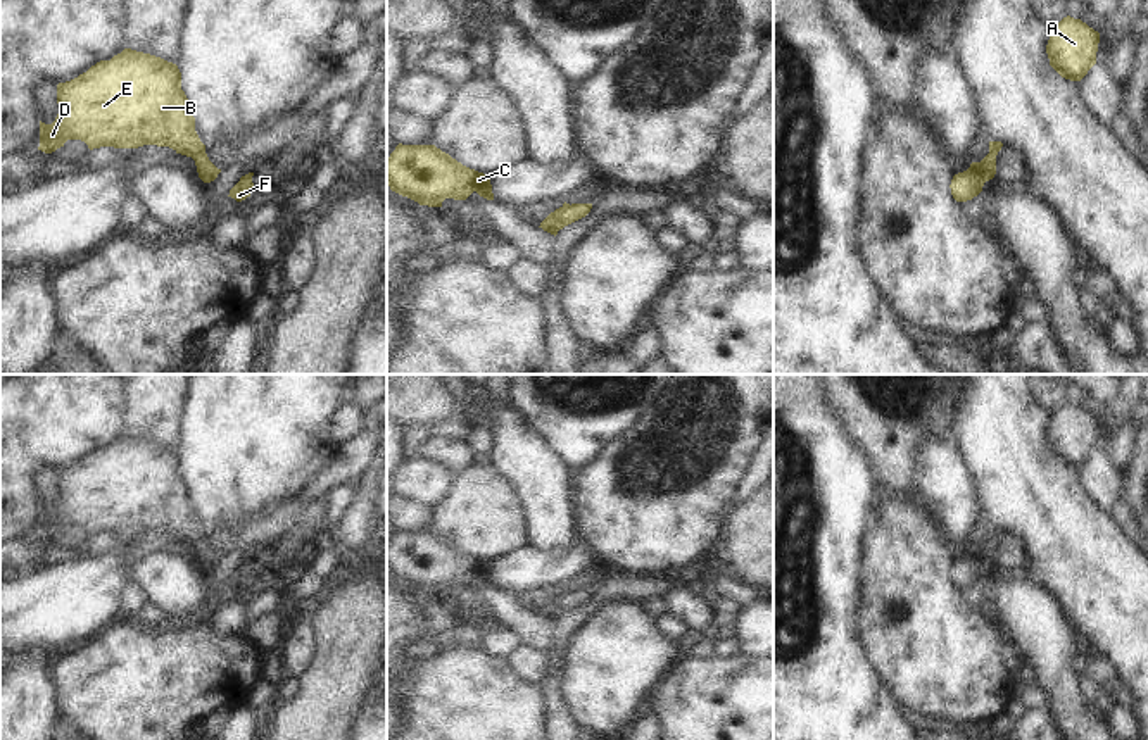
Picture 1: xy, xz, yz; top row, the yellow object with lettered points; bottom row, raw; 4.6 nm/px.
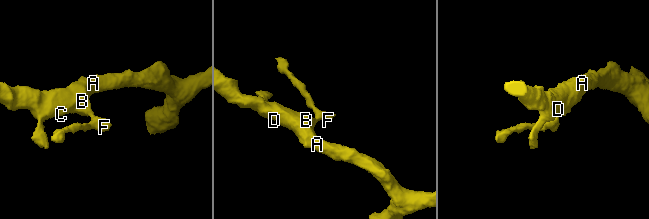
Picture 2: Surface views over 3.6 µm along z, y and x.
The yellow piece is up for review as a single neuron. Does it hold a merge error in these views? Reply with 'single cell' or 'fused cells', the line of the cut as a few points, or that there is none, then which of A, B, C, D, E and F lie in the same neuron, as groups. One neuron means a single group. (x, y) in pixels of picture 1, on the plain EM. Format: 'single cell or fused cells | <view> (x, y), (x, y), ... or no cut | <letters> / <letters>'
single cell | no cut | A B C D E F

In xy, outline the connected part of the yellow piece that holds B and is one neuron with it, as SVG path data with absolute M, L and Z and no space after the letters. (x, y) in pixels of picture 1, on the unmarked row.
M124 435L110 447L59 469L57 490L55 507L40 507L38 536L45 540L67 526L81 526L90 536L157 531L192 543L204 569L221 559L195 517L178 452L161 443Z

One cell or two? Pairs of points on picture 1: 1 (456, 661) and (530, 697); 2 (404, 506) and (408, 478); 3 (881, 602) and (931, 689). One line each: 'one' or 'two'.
1: one
2: two
3: one

